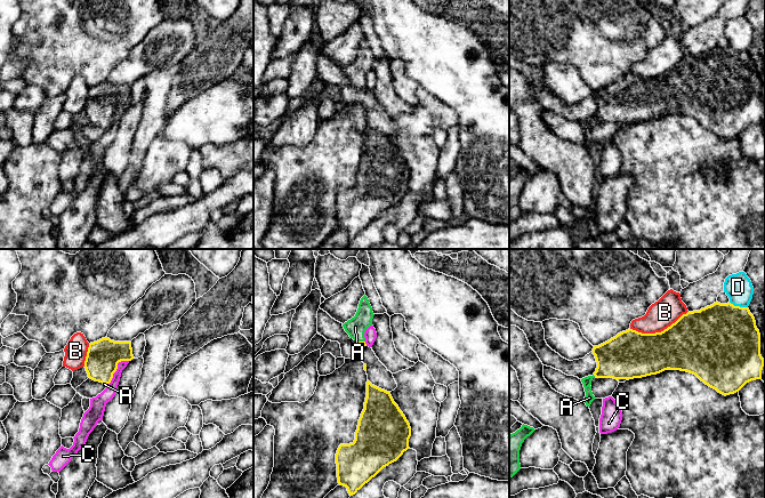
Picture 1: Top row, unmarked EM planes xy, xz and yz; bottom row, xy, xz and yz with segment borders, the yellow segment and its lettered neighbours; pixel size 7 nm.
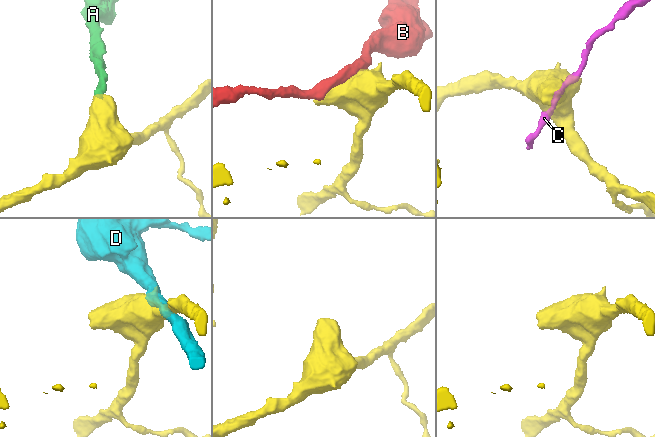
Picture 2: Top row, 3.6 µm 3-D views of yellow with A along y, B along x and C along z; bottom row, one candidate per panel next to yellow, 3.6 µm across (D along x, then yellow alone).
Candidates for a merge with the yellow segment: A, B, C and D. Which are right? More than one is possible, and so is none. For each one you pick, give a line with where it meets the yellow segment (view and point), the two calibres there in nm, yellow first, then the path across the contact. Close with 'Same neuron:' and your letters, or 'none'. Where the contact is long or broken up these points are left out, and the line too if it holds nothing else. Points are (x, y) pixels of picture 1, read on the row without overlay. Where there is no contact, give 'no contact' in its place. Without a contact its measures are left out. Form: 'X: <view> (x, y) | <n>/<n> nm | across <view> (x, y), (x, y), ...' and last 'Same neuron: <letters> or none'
A: xz (361, 86) | 30/140 nm | across xz (361, 87), (361, 86), (355, 71)
Same neuron: A

